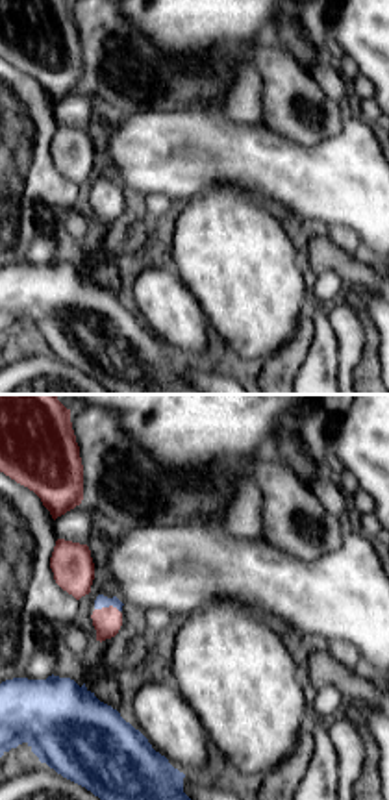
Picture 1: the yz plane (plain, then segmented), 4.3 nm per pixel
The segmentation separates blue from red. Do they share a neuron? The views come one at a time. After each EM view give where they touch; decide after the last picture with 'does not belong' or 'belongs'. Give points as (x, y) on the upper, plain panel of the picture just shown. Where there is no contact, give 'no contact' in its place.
(108, 191)

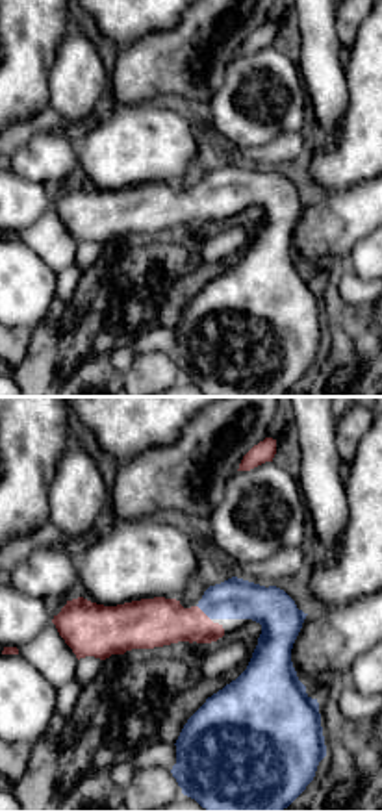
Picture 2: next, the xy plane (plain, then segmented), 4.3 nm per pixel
(203, 195)

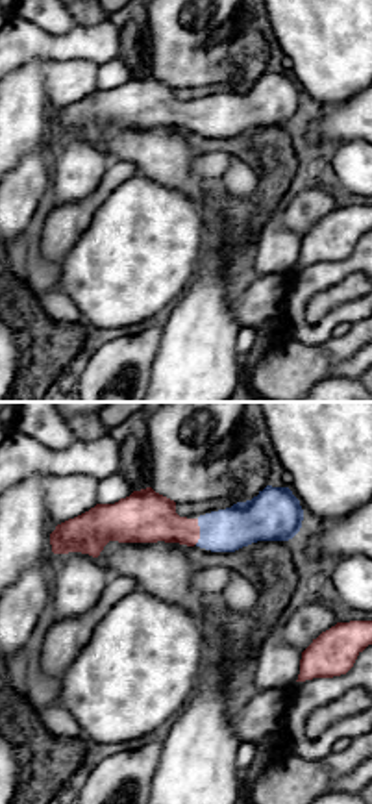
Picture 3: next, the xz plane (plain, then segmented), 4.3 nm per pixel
(200, 117)

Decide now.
belongs

